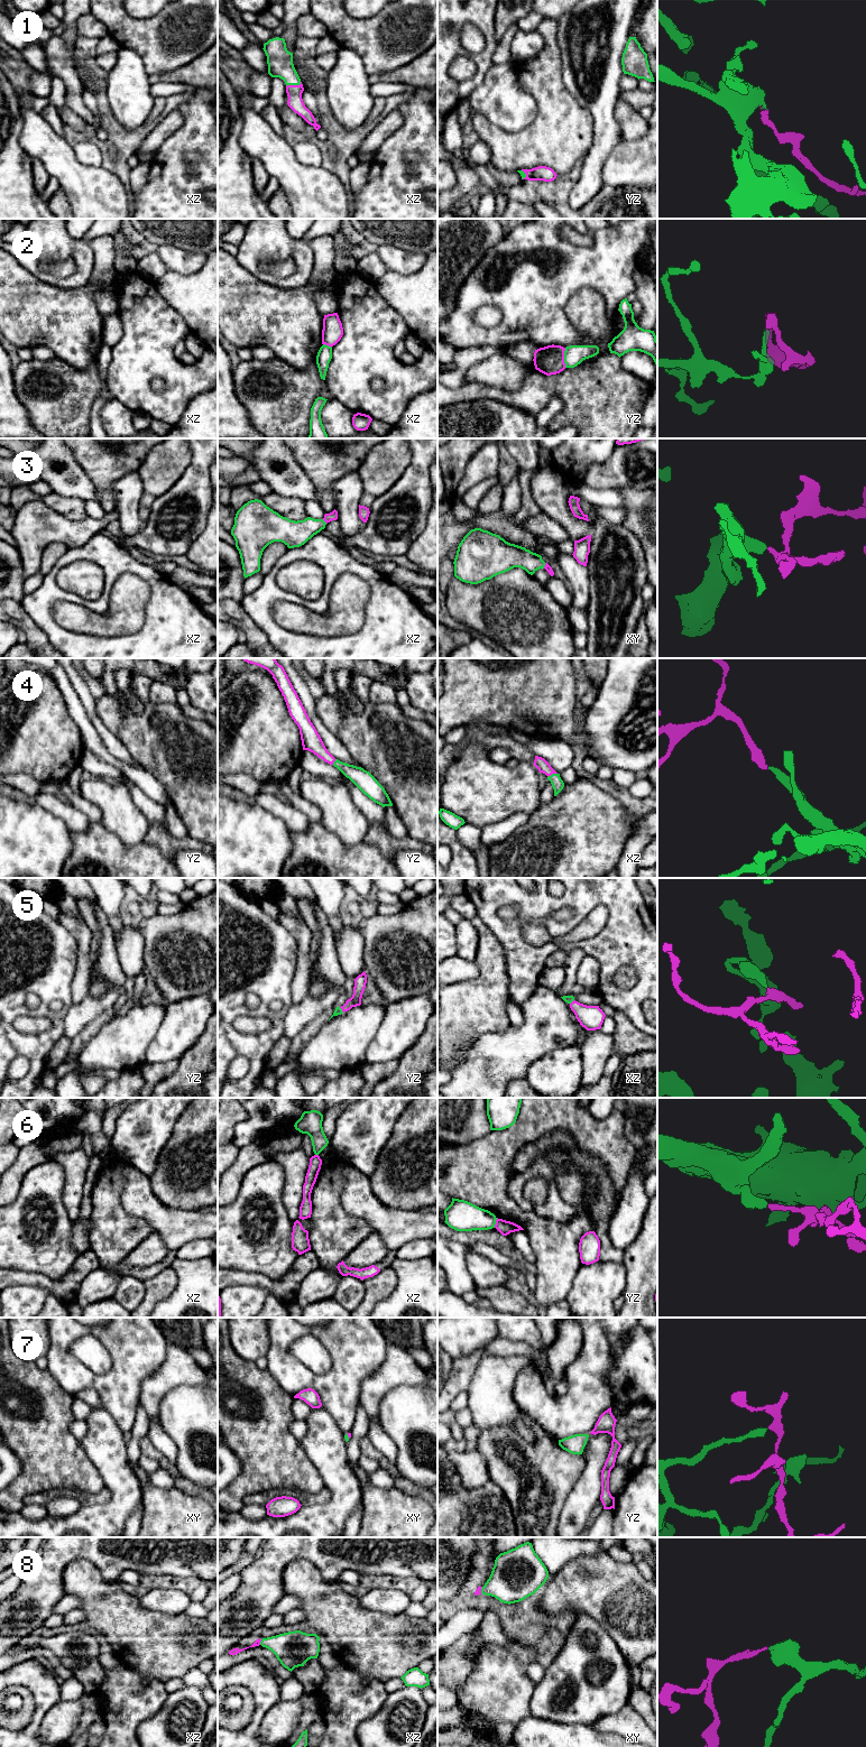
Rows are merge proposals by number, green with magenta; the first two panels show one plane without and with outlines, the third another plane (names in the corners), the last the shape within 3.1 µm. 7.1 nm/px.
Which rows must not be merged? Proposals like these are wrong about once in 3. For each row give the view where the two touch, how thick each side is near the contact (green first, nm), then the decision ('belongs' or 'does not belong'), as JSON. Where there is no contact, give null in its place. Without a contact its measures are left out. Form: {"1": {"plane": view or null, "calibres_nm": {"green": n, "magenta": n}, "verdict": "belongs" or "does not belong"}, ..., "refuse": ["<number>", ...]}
{"1": {"plane": "xz", "calibres_nm": {"green": 180, "magenta": 110}, "verdict": "belongs"}, "2": {"plane": "yz", "calibres_nm": {"green": 140, "magenta": 200}, "verdict": "does not belong"}, "3": {"plane": "xz", "calibres_nm": {"green": 190, "magenta": 60}, "verdict": "belongs"}, "4": {"plane": "xz", "calibres_nm": {"green": 90, "magenta": 90}, "verdict": "belongs"}, "5": {"plane": "yz", "calibres_nm": {"green": 50, "magenta": 90}, "verdict": "belongs"}, "6": {"plane": "yz", "calibres_nm": {"green": 220, "magenta": 100}, "verdict": "does not belong"}, "7": {"plane": "xy", "calibres_nm": {"green": 30, "magenta": 30}, "verdict": "belongs"}, "8": {"plane": "xz", "calibres_nm": {"green": 260, "magenta": 50}, "verdict": "belongs"}, "refuse": ["2", "6"]}

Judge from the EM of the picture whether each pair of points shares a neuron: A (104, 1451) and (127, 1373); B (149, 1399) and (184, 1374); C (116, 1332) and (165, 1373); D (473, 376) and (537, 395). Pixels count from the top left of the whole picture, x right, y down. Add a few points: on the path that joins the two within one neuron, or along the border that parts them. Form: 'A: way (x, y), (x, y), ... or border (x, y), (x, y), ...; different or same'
A: border (100, 1407), (114, 1420), (125, 1434); different
B: way (158, 1390), (175, 1374); same
C: border (168, 1343), (165, 1360), (143, 1382), (141, 1387); different
D: border (534, 368), (516, 390), (493, 387); different

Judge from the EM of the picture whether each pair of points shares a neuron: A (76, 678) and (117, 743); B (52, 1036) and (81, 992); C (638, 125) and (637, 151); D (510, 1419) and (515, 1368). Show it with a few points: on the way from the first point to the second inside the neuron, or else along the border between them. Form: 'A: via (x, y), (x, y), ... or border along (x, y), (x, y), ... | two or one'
A: via (84, 695), (94, 719), (101, 728) | one
B: border along (73, 976), (72, 1003) | two
C: border along (645, 132), (636, 139), (622, 141) | two
D: via (505, 1406), (505, 1380) | one

